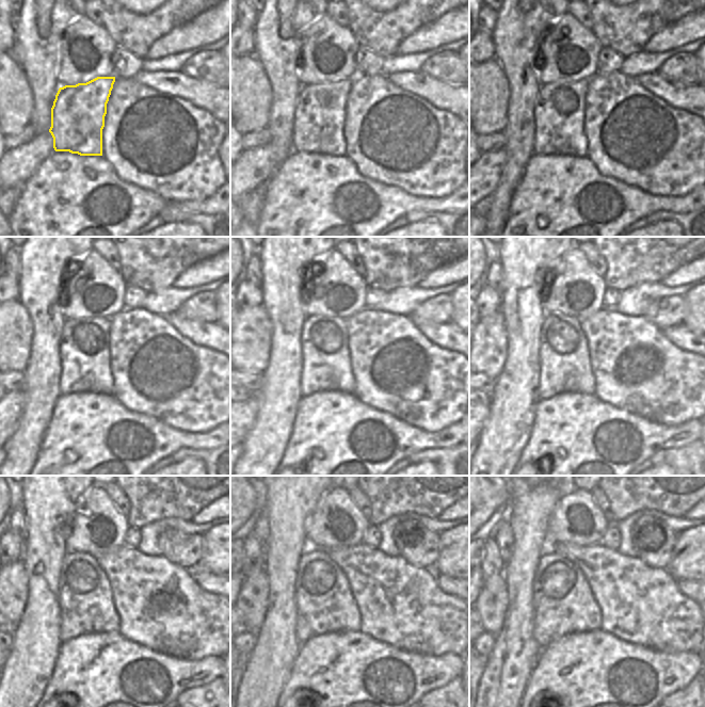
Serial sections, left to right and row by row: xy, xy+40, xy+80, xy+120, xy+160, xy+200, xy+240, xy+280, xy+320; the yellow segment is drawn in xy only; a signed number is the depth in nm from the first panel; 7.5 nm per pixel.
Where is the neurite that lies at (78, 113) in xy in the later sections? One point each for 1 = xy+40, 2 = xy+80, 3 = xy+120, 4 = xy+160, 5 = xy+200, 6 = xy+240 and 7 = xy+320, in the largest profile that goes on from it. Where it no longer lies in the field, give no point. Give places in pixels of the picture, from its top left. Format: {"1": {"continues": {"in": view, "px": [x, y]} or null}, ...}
{"1": {"continues": {"in": "xy+40", "px": [320, 110]}}, "2": {"continues": {"in": "xy+80", "px": [559, 114]}}, "3": {"continues": {"in": "xy+120", "px": [84, 342]}}, "4": {"continues": {"in": "xy+160", "px": [324, 351]}}, "5": {"continues": {"in": "xy+200", "px": [564, 366]}}, "6": {"continues": {"in": "xy+240", "px": [85, 599]}}, "7": {"continues": {"in": "xy+320", "px": [563, 604]}}}

